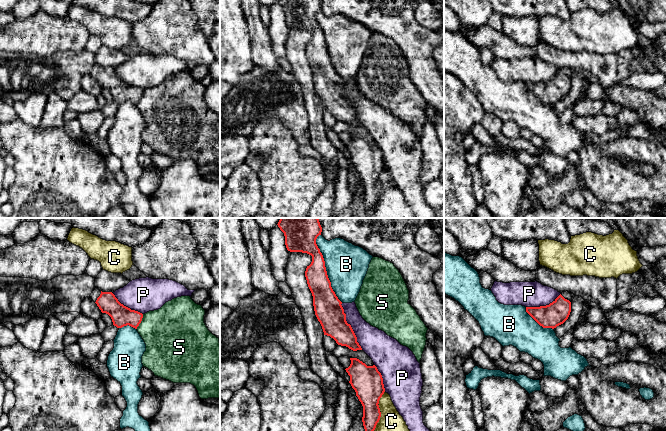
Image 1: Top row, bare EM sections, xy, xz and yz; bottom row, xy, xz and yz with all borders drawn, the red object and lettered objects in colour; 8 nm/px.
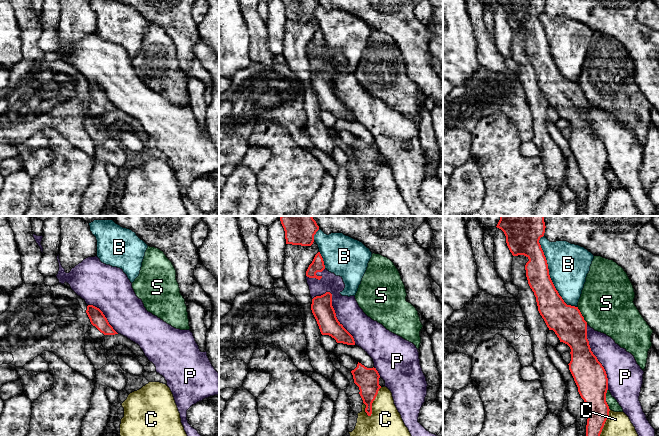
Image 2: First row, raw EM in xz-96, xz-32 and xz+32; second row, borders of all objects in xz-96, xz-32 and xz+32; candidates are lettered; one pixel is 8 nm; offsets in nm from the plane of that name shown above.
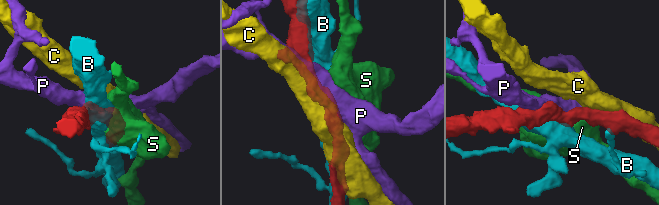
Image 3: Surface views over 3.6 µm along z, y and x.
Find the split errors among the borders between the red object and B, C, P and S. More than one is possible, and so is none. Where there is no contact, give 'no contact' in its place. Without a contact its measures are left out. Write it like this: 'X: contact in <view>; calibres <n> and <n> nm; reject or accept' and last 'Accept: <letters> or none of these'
B: contact in xz; calibres 190 and 340 nm; reject
C: contact in xz; calibres 240 and 170 nm; reject
P: contact in xz; calibres 220 and 220 nm; accept
S: contact in xy; calibres 170 and 420 nm; reject
Accept: P

